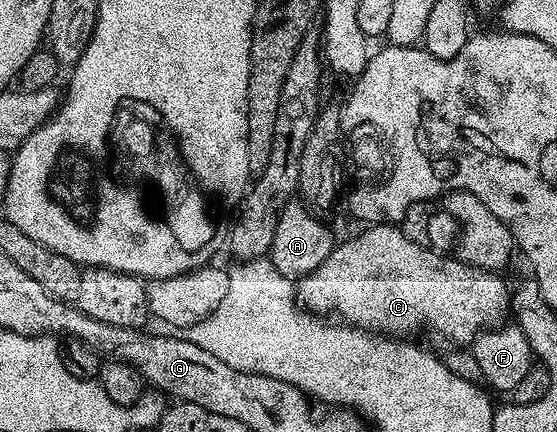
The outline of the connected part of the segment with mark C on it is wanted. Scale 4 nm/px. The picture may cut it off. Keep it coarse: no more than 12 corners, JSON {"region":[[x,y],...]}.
{"region":[[370,225],[296,283],[308,311],[470,345],[512,287]]}

